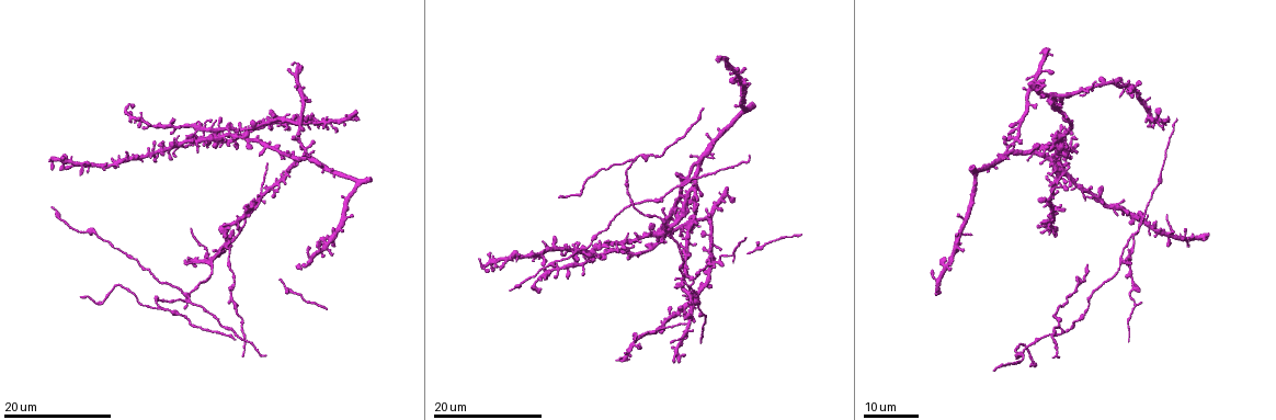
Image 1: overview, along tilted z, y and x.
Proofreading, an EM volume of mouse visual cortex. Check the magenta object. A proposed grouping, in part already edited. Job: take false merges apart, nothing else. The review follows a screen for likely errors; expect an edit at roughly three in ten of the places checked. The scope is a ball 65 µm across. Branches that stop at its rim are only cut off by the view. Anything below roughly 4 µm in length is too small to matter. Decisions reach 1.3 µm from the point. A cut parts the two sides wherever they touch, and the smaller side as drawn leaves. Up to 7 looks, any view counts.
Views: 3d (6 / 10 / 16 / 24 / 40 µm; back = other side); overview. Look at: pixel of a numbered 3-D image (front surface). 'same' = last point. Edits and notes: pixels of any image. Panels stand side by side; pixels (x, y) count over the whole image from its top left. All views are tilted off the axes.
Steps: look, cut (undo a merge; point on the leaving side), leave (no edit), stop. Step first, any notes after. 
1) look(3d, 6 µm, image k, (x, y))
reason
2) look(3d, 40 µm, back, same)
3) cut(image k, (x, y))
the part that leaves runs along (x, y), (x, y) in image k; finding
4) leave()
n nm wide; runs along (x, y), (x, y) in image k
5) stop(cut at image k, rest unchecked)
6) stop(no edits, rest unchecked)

look(3d, 24 µm, image 1, (688, 323))
thin arm on a thick one

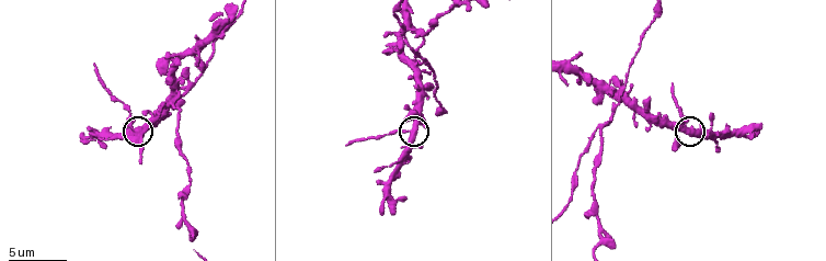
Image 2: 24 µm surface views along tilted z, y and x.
look(3d, 6 µm, image 2, (132, 127))
closer look

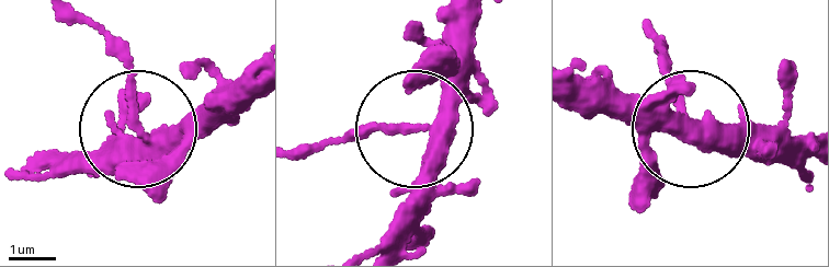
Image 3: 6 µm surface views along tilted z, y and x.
cut(image 3, (131, 61))
3 arms; two neurons meet here

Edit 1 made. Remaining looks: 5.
look(3d, 10 µm, image 2, (172, 105))
small branch off a trunk

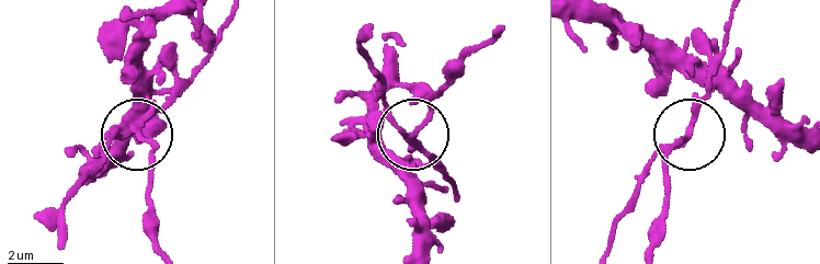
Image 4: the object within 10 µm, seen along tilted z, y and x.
look(3d, 10 µm, back, image 4, (686, 134))

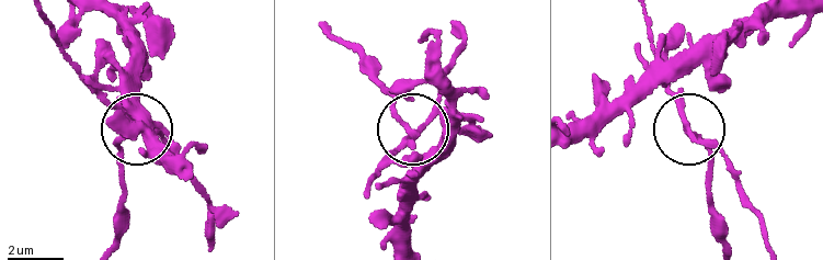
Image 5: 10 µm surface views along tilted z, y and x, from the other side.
cut(image 5, (118, 147))
the part that leaves runs along (686, 130), (712, 165), (712, 232), (721, 248) in image 5; two neurons meet here

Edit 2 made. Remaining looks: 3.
look(3d, 16 µm, image 1, (159, 308))
three arms meet

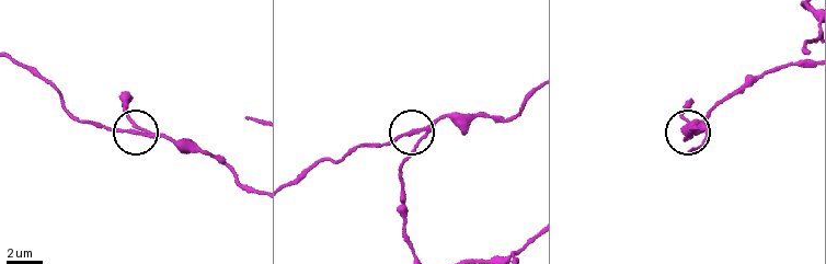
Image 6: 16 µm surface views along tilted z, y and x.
look(3d, 10 µm, image 6, (143, 132))

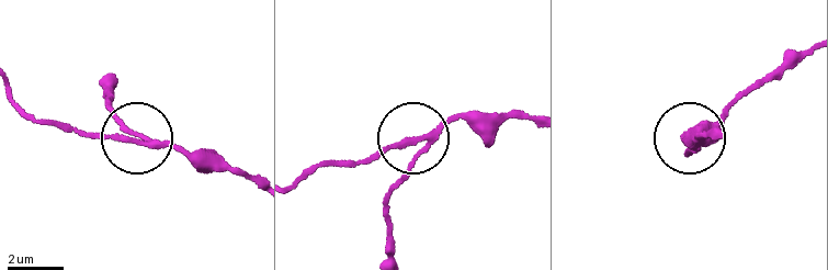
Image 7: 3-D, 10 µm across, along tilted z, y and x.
leave()
3 arms; runs along (114, 82), (110, 112), (133, 138), (194, 156) in image 7; all the same neuron

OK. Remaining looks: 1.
stop(cut at image 3, cut at image 5, rest unchecked)

